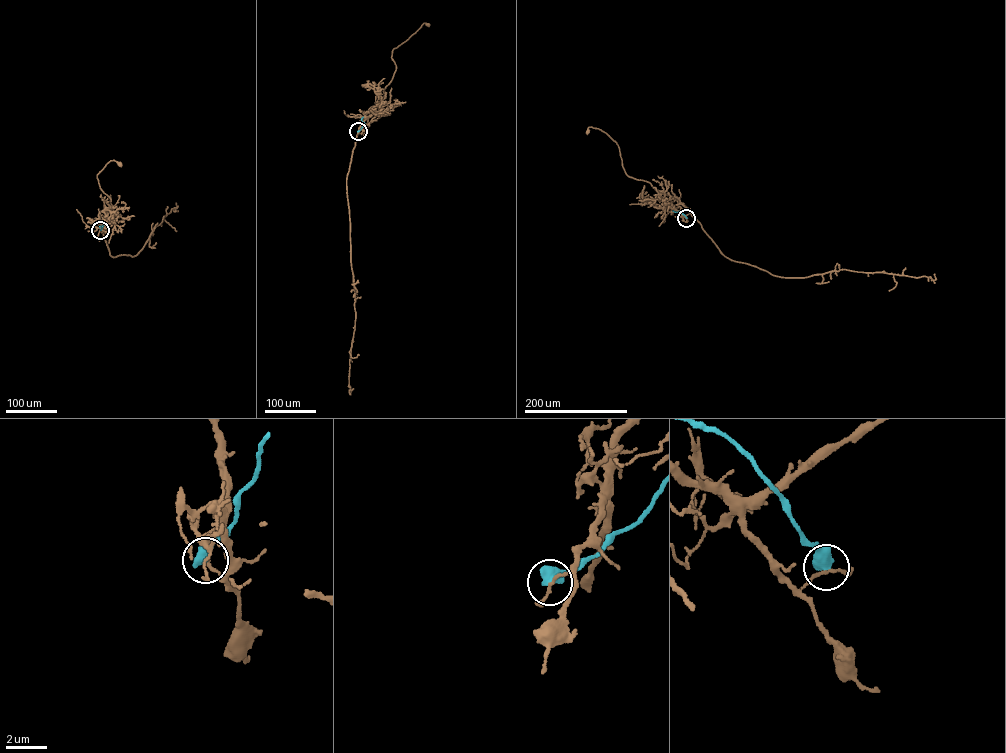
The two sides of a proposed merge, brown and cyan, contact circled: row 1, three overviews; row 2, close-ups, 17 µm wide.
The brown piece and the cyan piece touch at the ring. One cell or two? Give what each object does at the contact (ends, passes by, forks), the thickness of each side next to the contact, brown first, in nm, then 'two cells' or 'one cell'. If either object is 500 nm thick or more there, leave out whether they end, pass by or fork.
180 nm thick on the brown side, 650 nm on the other; two cells

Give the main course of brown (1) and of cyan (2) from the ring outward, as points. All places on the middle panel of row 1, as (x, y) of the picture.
1: (358, 131), (392, 79), (393, 49), (427, 25)
2: (358, 131), (364, 123), (363, 117)

